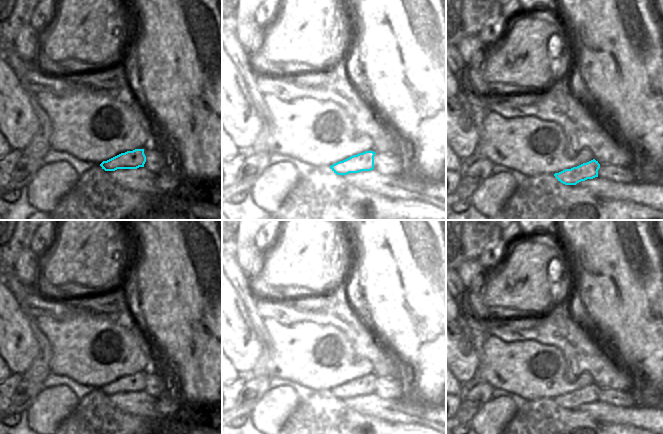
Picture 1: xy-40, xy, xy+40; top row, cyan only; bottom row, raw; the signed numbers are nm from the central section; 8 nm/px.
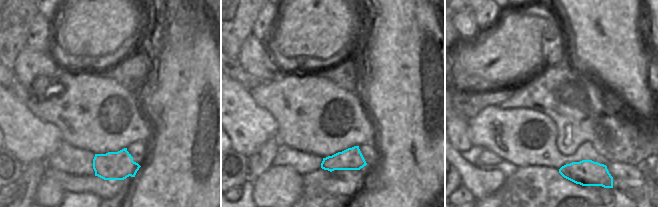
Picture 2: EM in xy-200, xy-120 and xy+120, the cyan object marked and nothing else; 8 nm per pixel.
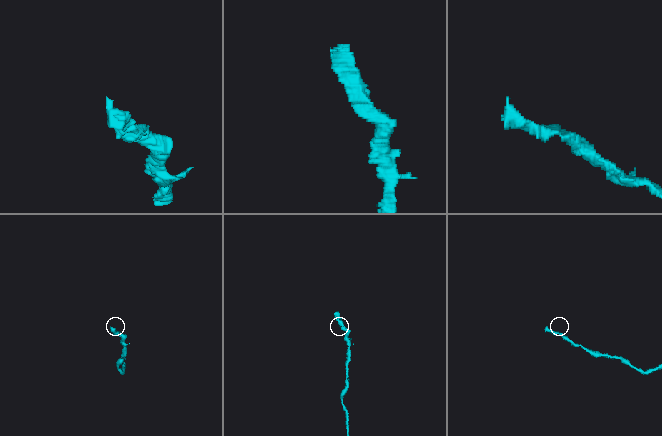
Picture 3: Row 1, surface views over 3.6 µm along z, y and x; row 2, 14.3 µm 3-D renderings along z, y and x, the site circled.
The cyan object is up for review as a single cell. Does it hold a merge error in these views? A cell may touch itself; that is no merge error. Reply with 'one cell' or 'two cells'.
one cell

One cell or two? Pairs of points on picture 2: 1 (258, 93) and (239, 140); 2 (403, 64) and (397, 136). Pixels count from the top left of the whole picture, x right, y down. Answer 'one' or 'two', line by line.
1: two
2: one

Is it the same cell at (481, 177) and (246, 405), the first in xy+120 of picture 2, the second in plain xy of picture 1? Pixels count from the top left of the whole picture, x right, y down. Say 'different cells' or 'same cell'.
different cells

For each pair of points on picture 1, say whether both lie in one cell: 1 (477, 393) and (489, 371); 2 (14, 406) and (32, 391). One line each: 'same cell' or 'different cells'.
1: different cells
2: same cell

